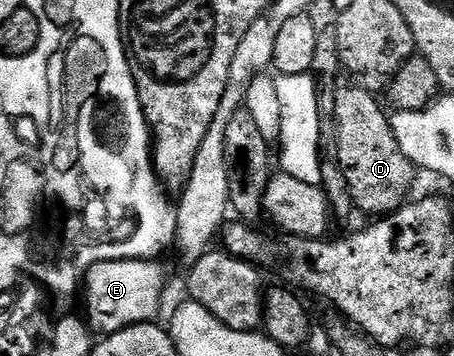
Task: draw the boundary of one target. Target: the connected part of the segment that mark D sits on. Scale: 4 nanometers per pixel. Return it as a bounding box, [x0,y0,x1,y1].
[334,86,415,217]

